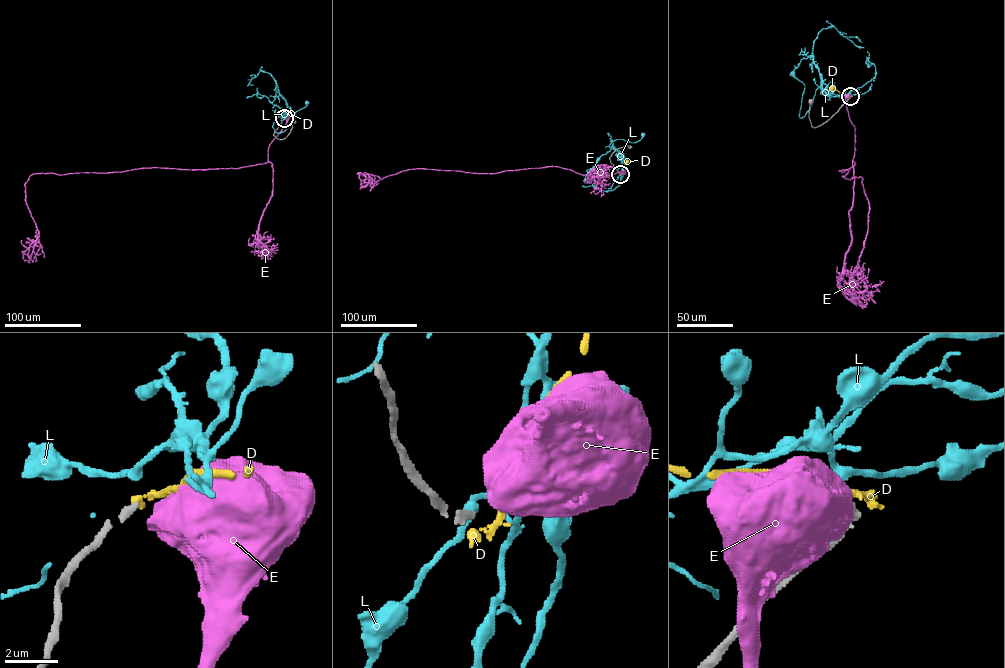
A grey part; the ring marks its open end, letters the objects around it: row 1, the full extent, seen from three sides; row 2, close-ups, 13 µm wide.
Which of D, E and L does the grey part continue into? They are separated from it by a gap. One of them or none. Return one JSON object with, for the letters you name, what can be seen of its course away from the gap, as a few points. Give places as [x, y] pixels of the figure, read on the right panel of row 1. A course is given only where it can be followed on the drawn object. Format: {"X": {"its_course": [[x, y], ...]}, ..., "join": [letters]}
{"join": []}

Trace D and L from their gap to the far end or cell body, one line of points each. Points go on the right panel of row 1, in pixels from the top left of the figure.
D: (851, 96), (832, 88)
L: (850, 95), (828, 95), (821, 86), (816, 90), (810, 109), (800, 118), (804, 84), (793, 73)

